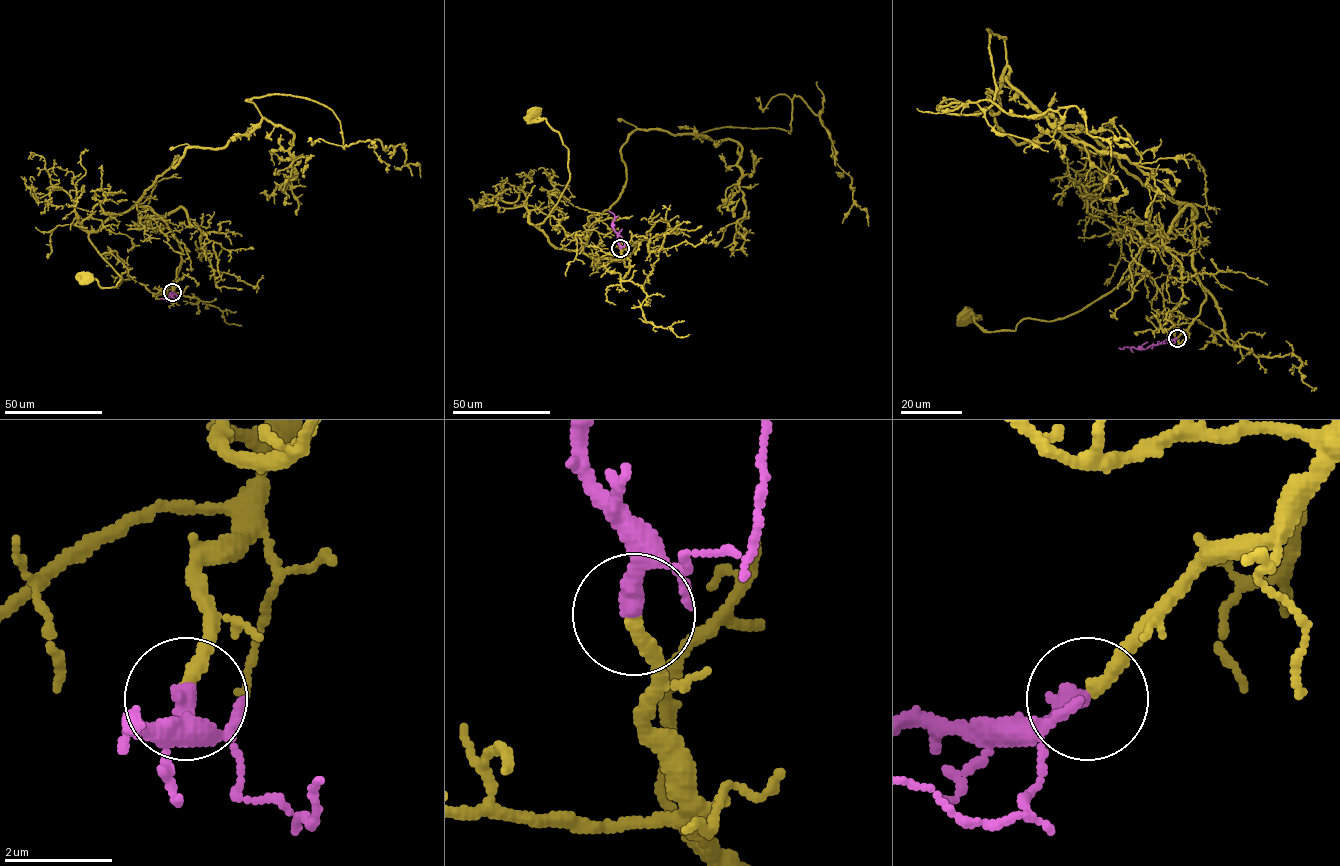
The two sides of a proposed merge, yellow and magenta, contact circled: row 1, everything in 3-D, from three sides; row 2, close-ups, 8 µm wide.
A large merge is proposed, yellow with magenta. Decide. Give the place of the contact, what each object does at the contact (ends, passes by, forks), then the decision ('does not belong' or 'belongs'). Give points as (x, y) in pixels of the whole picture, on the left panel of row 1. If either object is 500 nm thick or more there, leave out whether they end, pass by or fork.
at (172, 292); yellow ends there; magenta ends there; belongs

